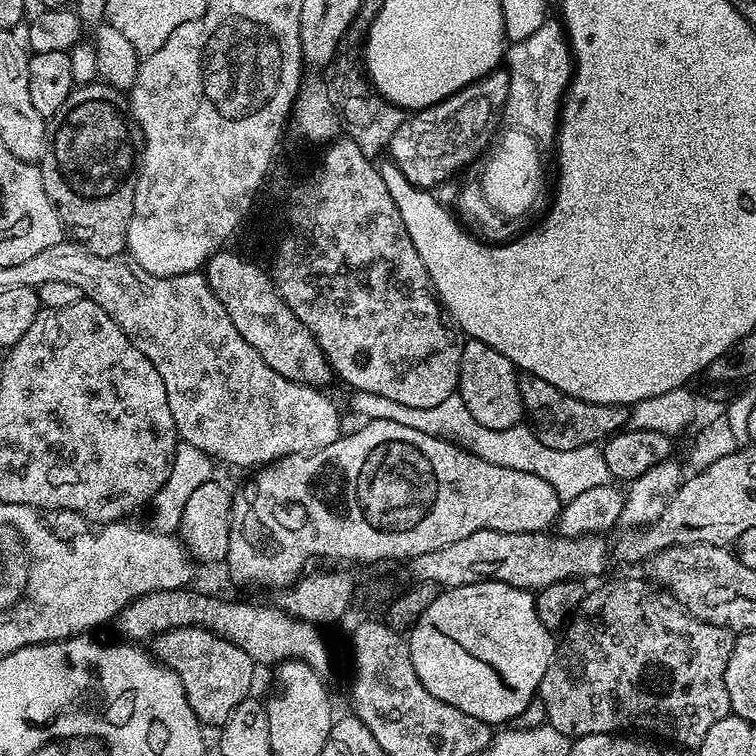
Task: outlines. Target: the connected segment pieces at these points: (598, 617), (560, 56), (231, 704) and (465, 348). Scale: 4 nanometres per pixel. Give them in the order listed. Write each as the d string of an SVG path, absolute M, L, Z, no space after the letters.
M641 578L641 580L608 580L605 579L603 582L605 584L600 584L597 586L593 592L589 591L587 595L585 595L584 599L580 601L579 608L576 609L570 623L567 625L566 633L568 632L568 641L563 641L562 651L559 653L558 659L549 666L546 670L546 674L542 678L542 682L540 683L540 690L538 693L539 700L546 706L546 714L548 715L547 723L554 729L558 730L562 733L563 736L569 738L579 738L581 736L589 736L590 734L602 734L603 732L607 732L609 734L619 733L621 730L628 730L624 728L641 728L644 732L653 732L656 736L665 736L667 743L672 746L683 746L685 749L692 748L692 750L699 749L700 743L702 742L702 738L706 738L706 730L710 730L710 726L714 726L714 722L718 722L722 718L726 718L732 712L732 707L730 706L730 698L728 697L728 691L726 690L726 682L723 680L721 684L668 684L668 680L670 680L670 668L668 666L662 666L662 664L658 664L660 660L666 660L668 662L668 628L670 628L670 624L668 624L668 616L670 616L670 612L672 610L668 610L666 606L662 606L662 602L666 598L665 593L661 591L659 587L653 586L647 579Z
M547 19L535 34L513 43L507 49L507 62L509 78L503 123L509 129L518 129L530 135L541 149L546 150L557 139L559 113L571 81L571 47L563 25L557 19Z
M209 628L166 630L151 641L150 652L164 667L178 674L182 690L186 690L190 710L194 710L204 726L223 726L228 721L234 709L242 701L249 699L252 675L258 671L246 650L234 646L234 642L214 634Z
M471 338L463 341L458 394L462 398L462 402L466 402L466 410L470 410L474 422L482 422L482 426L486 426L490 430L506 430L521 423L525 419L525 415L522 394L518 390L519 381L518 369L510 362L510 358L498 354L498 350L486 346L486 342L478 342Z

